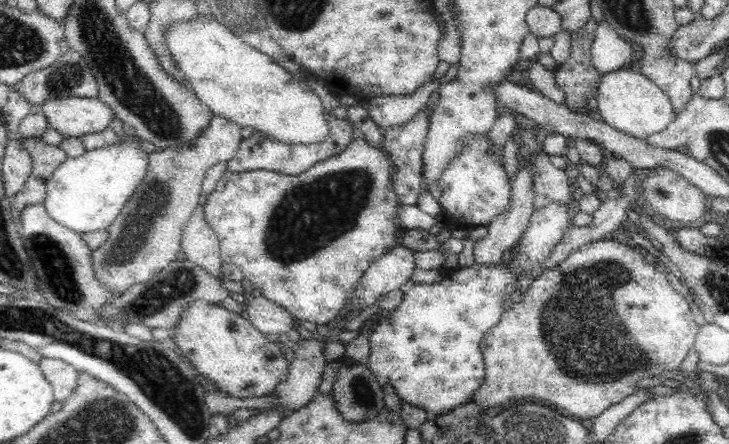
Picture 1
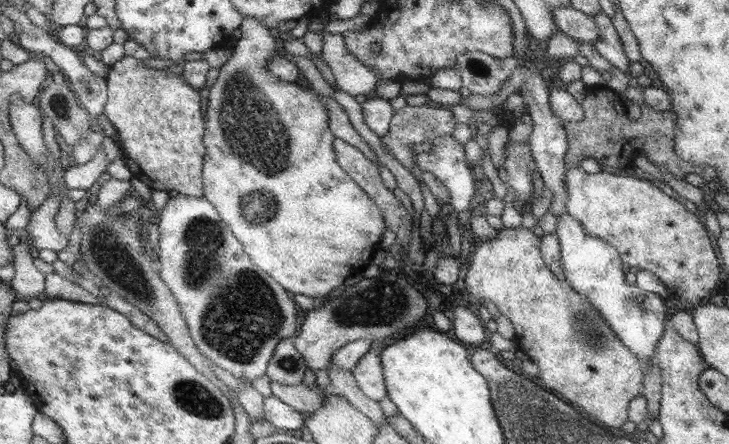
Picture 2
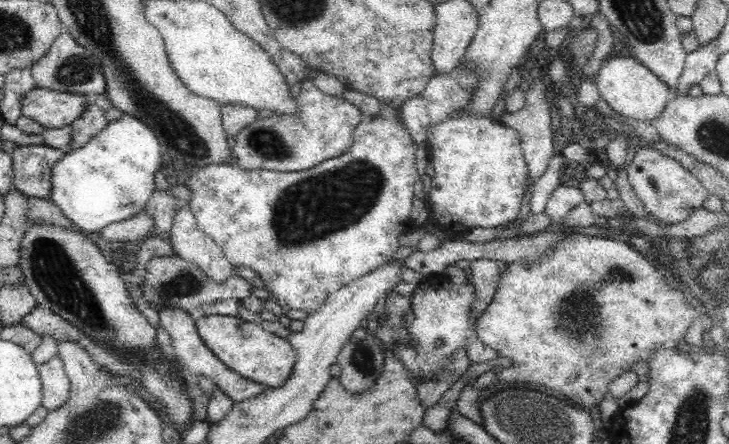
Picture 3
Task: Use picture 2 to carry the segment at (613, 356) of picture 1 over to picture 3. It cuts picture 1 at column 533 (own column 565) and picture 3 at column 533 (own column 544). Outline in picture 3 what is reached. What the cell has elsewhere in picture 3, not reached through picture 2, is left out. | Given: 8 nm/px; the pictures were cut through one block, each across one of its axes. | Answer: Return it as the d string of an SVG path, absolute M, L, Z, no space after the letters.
M572 234L572 237L566 237L560 241L552 254L544 256L540 262L530 262L530 264L512 264L506 268L506 272L502 274L502 280L498 284L498 290L494 295L494 300L488 304L486 311L479 317L477 326L478 339L492 348L502 358L508 358L511 365L496 369L495 379L490 383L489 390L496 385L507 385L513 382L522 382L524 385L546 386L552 392L558 392L560 396L568 398L574 406L582 406L583 408L591 409L600 406L602 400L610 394L610 383L618 378L624 372L632 370L632 364L637 362L647 362L647 358L651 355L652 350L658 347L664 349L673 349L680 345L686 345L686 335L688 330L693 326L700 314L696 308L692 307L684 294L676 291L674 287L668 285L666 278L658 271L650 260L639 253L634 246L628 242L622 242L615 239L604 239L602 237Z

